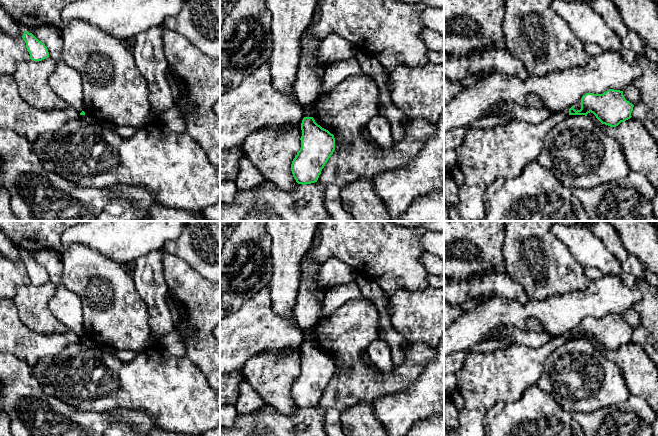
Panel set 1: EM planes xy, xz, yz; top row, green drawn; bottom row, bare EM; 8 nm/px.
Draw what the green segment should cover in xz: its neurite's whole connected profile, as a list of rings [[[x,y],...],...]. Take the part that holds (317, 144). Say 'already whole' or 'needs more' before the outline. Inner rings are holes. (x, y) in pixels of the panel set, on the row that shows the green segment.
already whole; [[[313,117],[303,118],[301,130],[301,148],[292,161],[291,171],[296,182],[305,185],[317,182],[335,150],[335,138],[318,125]]]

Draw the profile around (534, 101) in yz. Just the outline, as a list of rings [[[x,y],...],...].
[[[529,94],[527,96],[527,101],[531,108],[534,108],[534,109],[542,108],[542,101],[537,95]]]

